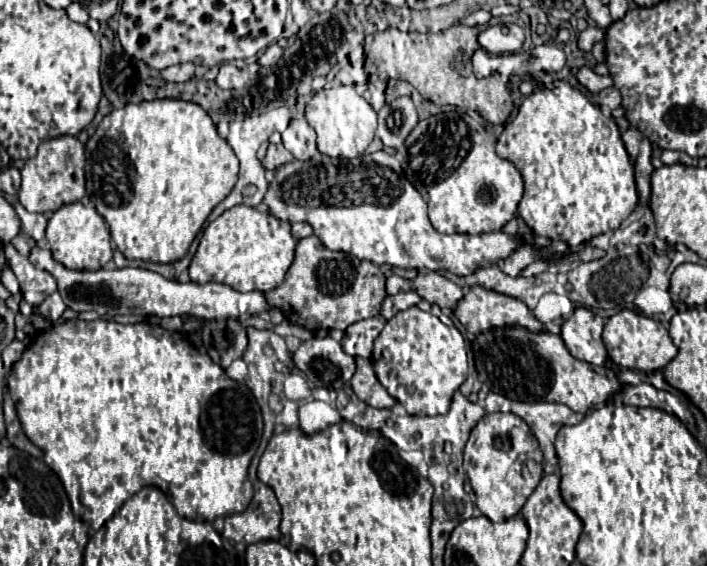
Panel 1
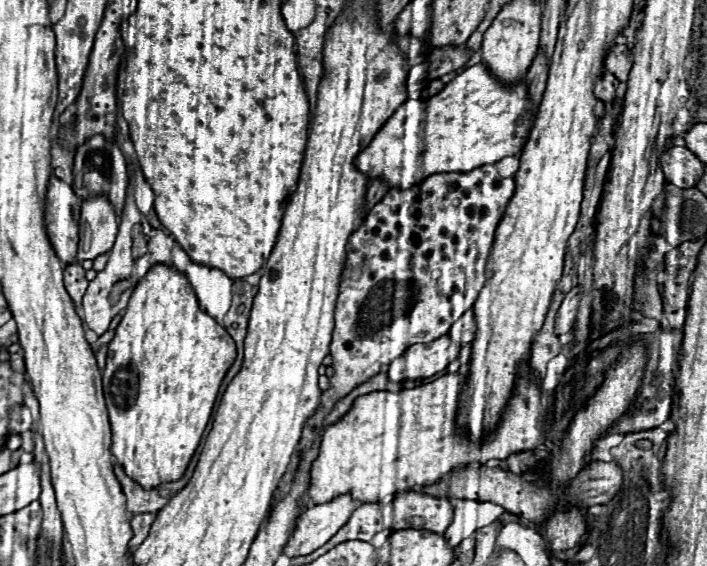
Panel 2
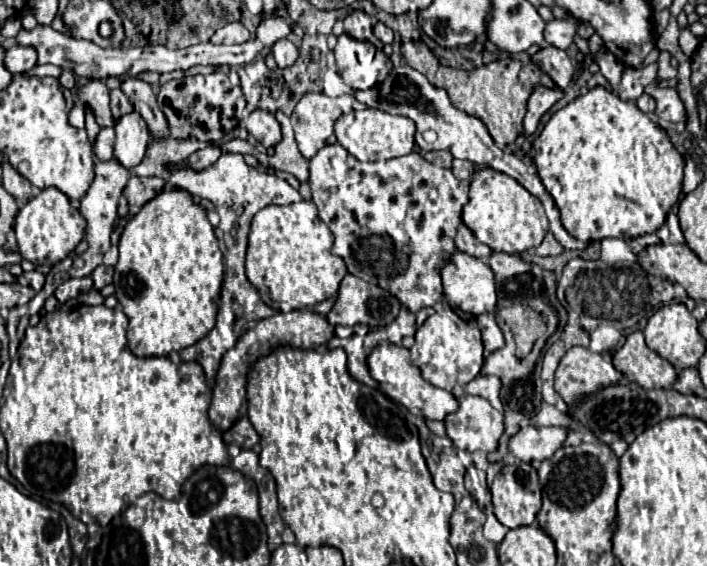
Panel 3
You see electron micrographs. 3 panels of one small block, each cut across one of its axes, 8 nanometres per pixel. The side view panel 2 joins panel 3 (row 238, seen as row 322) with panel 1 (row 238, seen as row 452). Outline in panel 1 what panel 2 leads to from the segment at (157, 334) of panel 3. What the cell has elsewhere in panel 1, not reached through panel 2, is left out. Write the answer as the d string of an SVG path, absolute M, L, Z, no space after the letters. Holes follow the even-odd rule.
M144 100L110 112L88 138L84 152L86 192L108 222L116 248L130 260L172 264L184 258L212 208L230 194L238 178L234 150L216 132L204 108L186 100Z

